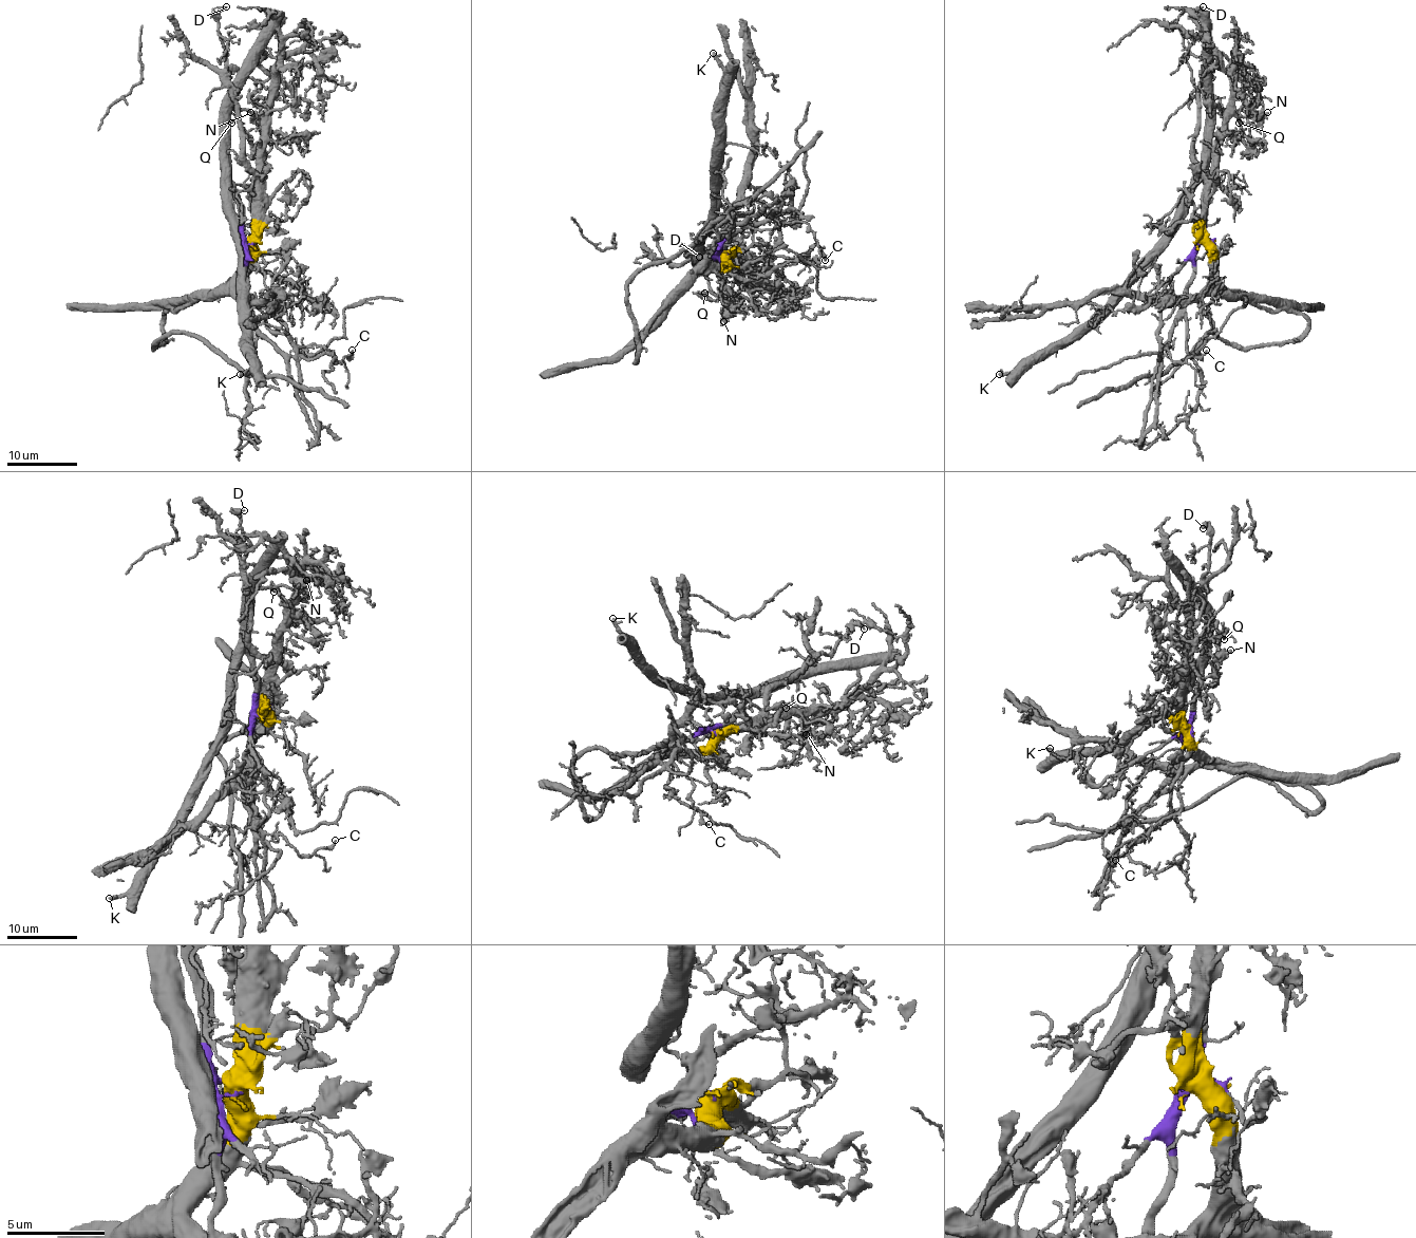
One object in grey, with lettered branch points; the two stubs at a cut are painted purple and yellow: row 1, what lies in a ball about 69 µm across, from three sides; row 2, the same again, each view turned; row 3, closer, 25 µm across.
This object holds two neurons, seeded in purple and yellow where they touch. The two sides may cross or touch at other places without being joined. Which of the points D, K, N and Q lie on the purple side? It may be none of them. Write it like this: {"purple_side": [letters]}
{"purple_side": ["K", "N", "Q"]}

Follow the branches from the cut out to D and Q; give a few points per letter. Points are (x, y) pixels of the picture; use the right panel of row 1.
D: (1196, 244), (1204, 173), (1193, 156), (1193, 135), (1202, 64), (1209, 57), (1202, 6)
Q: (1196, 244), (1201, 241), (1209, 115), (1216, 109), (1235, 112), (1239, 123)

